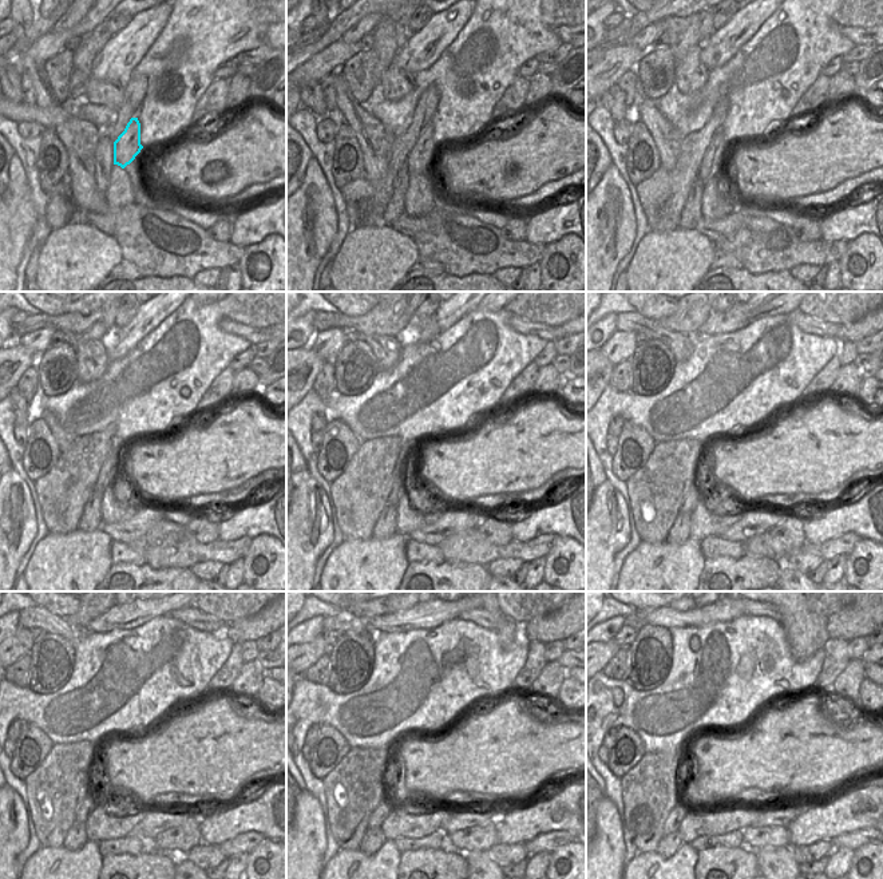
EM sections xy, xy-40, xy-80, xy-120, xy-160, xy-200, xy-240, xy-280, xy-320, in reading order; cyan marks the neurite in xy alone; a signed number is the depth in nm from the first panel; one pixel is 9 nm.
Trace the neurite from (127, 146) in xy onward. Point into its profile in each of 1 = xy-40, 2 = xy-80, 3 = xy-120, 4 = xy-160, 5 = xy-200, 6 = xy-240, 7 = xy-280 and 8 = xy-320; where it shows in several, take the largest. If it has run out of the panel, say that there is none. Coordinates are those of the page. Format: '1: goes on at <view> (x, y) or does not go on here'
1: goes on at xy-40 (424, 151)
2: goes on at xy-80 (715, 162)
3: goes on at xy-120 (111, 467)
4: goes on at xy-160 (407, 472)
5: goes on at xy-200 (692, 498)
6: goes on at xy-240 (84, 810)
7: goes on at xy-280 (380, 814)
8: goes on at xy-320 (673, 820)

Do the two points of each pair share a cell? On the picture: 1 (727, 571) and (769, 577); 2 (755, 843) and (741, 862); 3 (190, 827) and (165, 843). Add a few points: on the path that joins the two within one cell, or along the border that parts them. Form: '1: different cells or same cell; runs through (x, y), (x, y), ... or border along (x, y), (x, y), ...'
1: same cell; runs through (737, 573), (759, 573)
2: different cells; border along (745, 844), (753, 850)
3: same cell; runs through (183, 834), (177, 840), (171, 840)

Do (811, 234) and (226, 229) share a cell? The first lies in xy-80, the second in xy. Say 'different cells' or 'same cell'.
same cell

